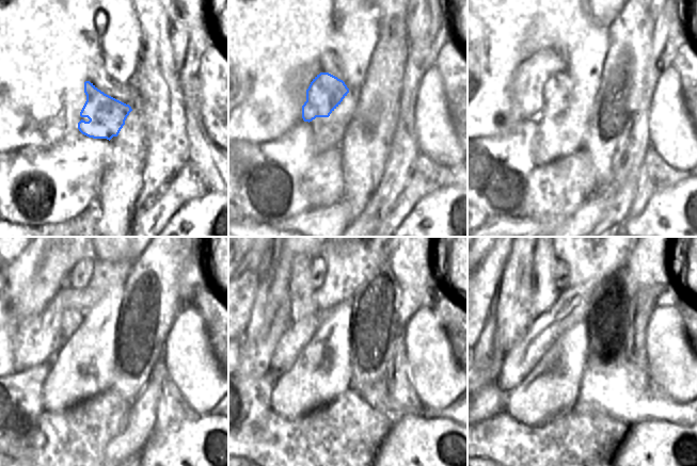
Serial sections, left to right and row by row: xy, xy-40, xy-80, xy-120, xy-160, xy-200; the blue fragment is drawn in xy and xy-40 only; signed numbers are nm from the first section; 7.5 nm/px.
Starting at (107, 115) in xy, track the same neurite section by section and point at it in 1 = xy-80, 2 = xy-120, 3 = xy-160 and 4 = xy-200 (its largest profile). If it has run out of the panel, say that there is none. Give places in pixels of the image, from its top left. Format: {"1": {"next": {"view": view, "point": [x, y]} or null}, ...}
{"1": {"next": {"view": "xy-80", "point": [557, 90]}}, "2": {"next": {"view": "xy-120", "point": [73, 319]}}, "3": {"next": {"view": "xy-160", "point": [301, 291]}}, "4": {"next": {"view": "xy-200", "point": [543, 293]}}}

